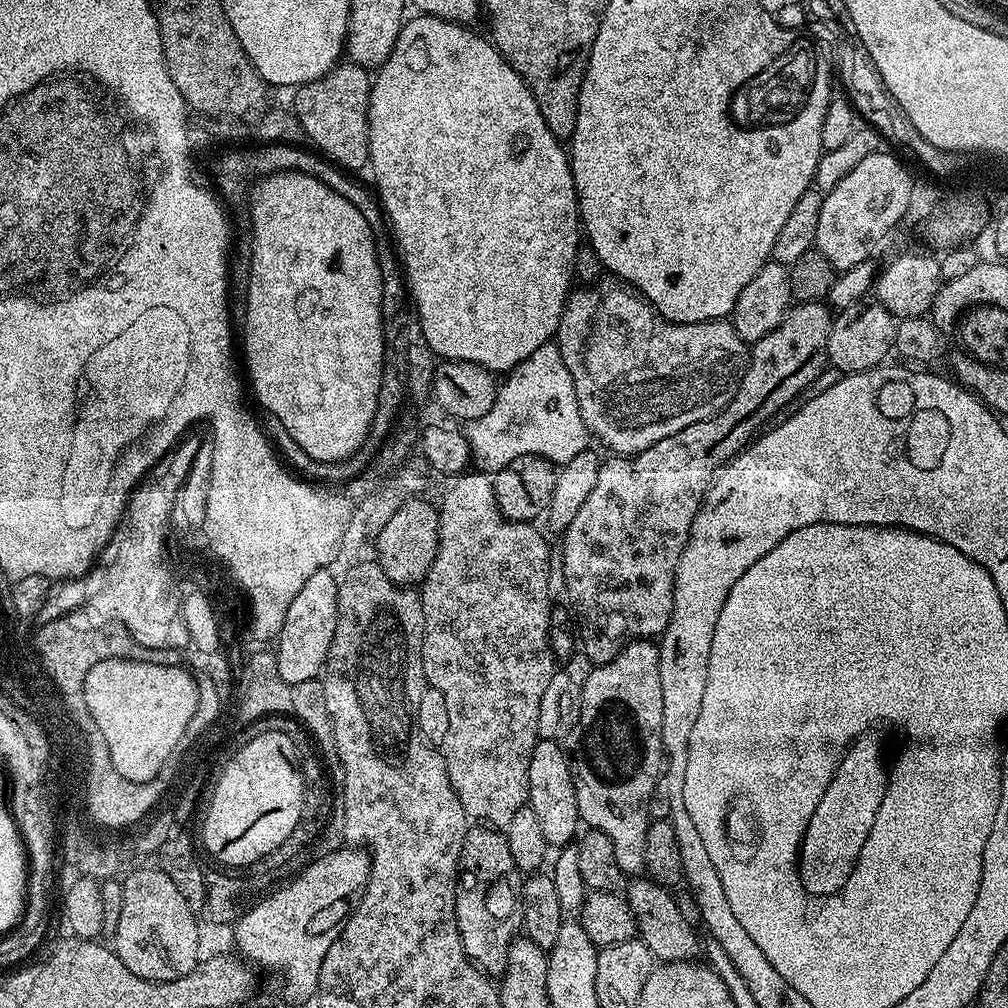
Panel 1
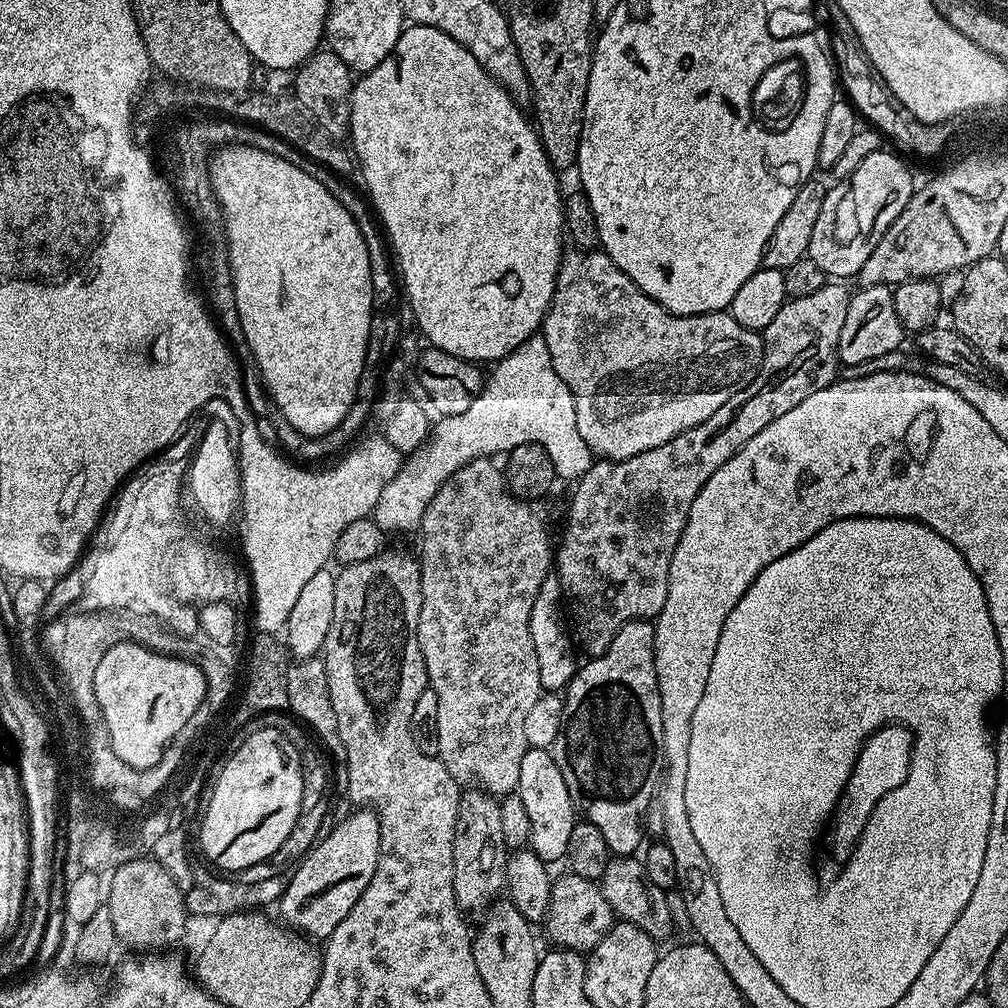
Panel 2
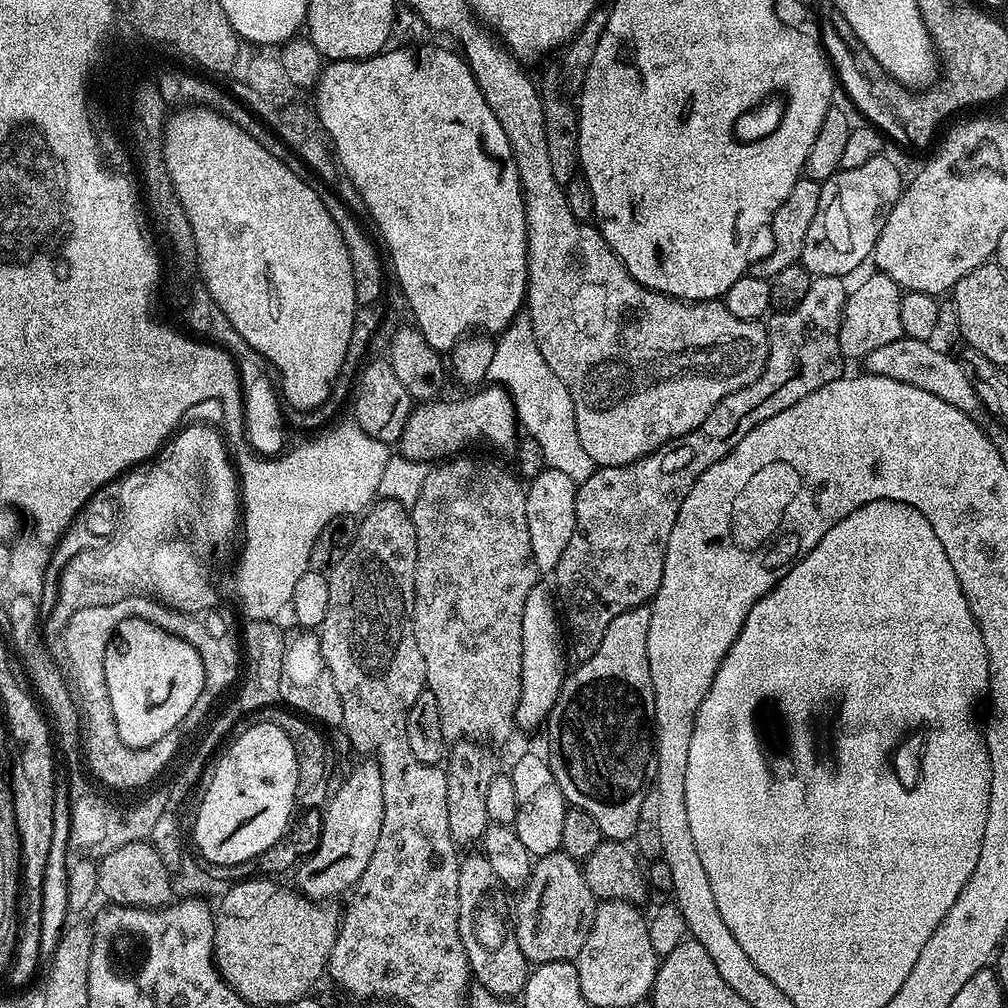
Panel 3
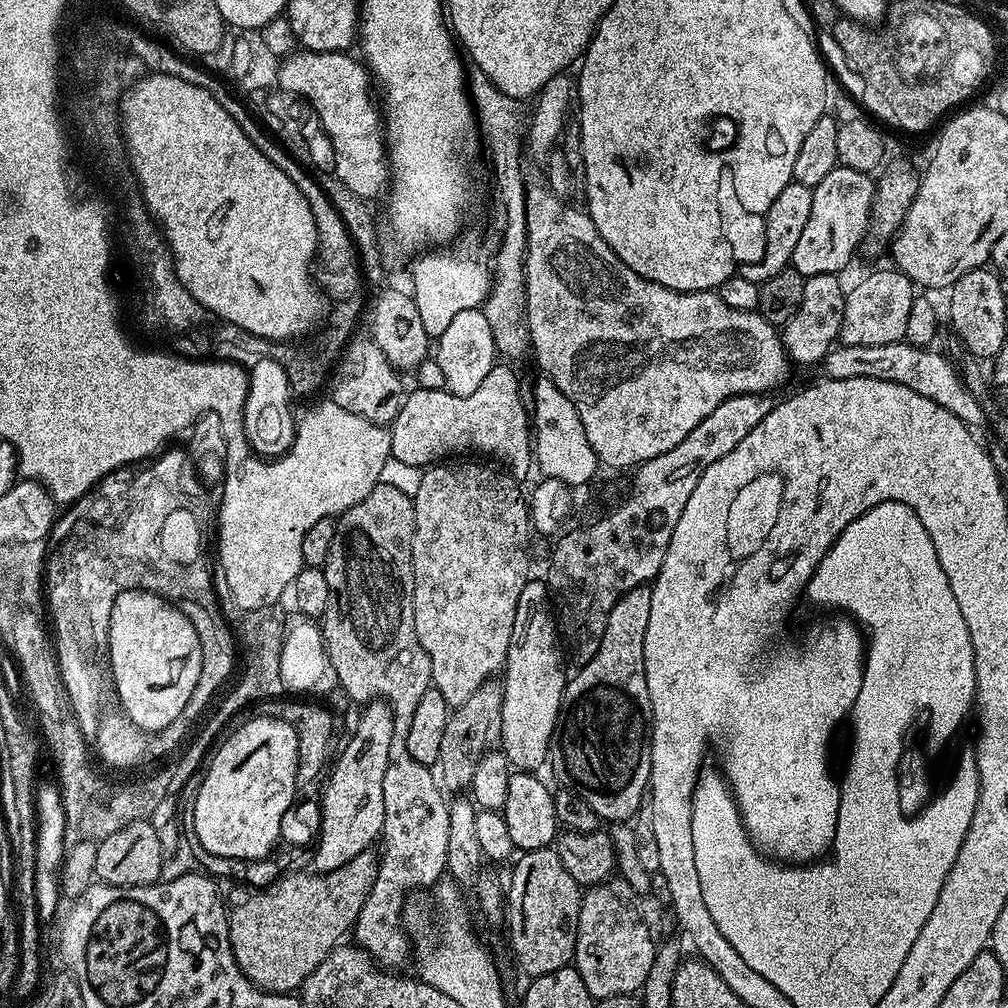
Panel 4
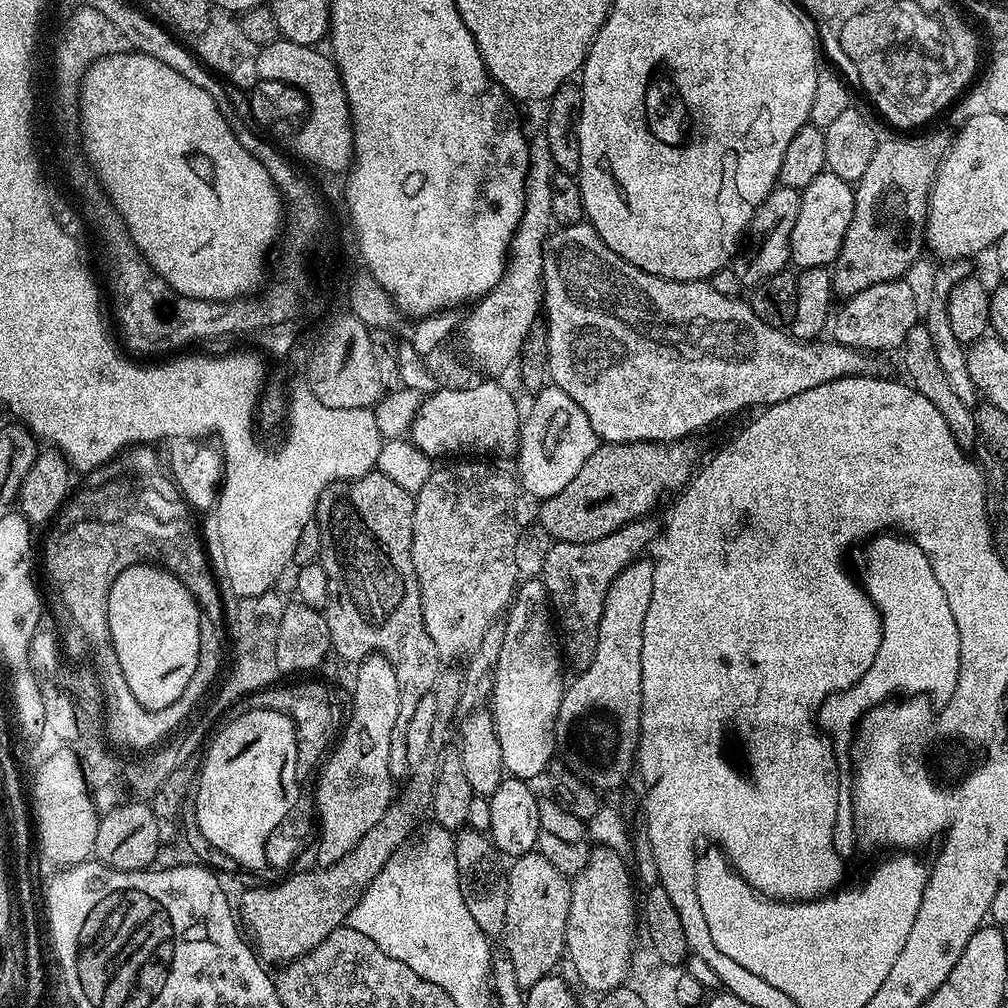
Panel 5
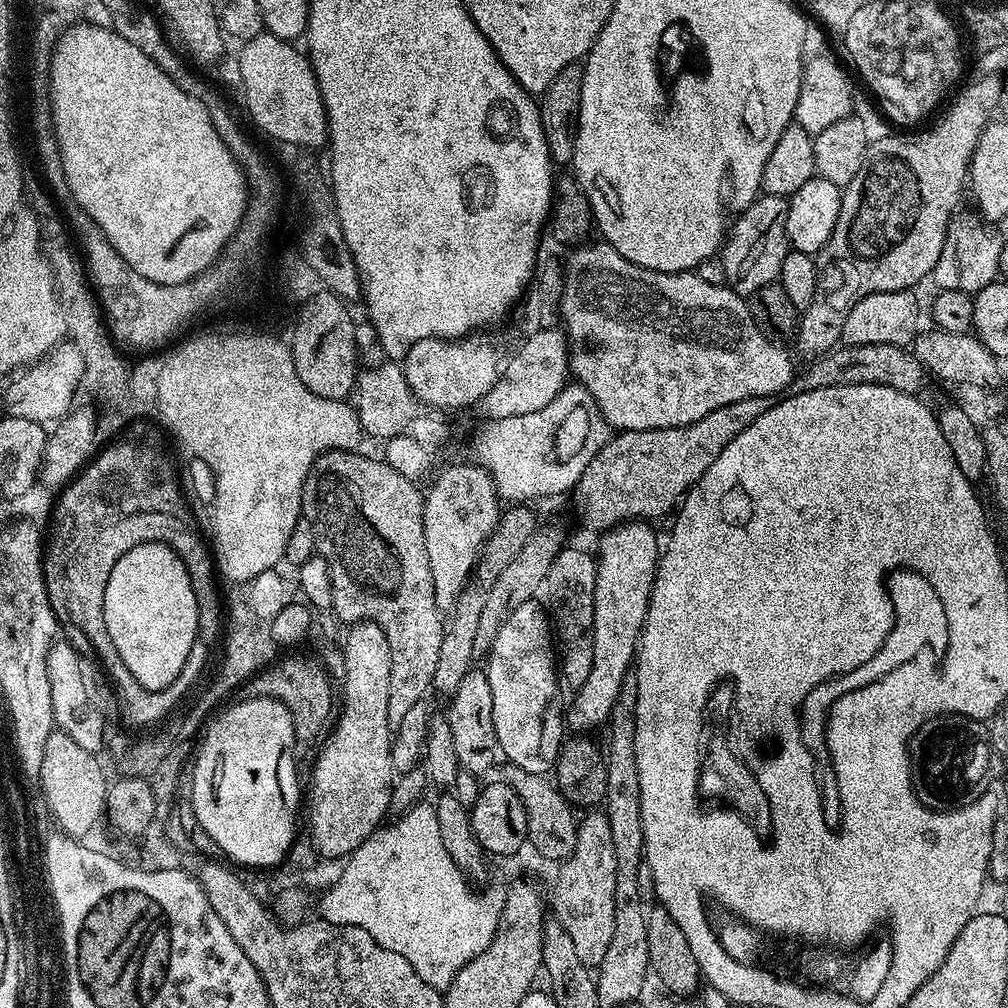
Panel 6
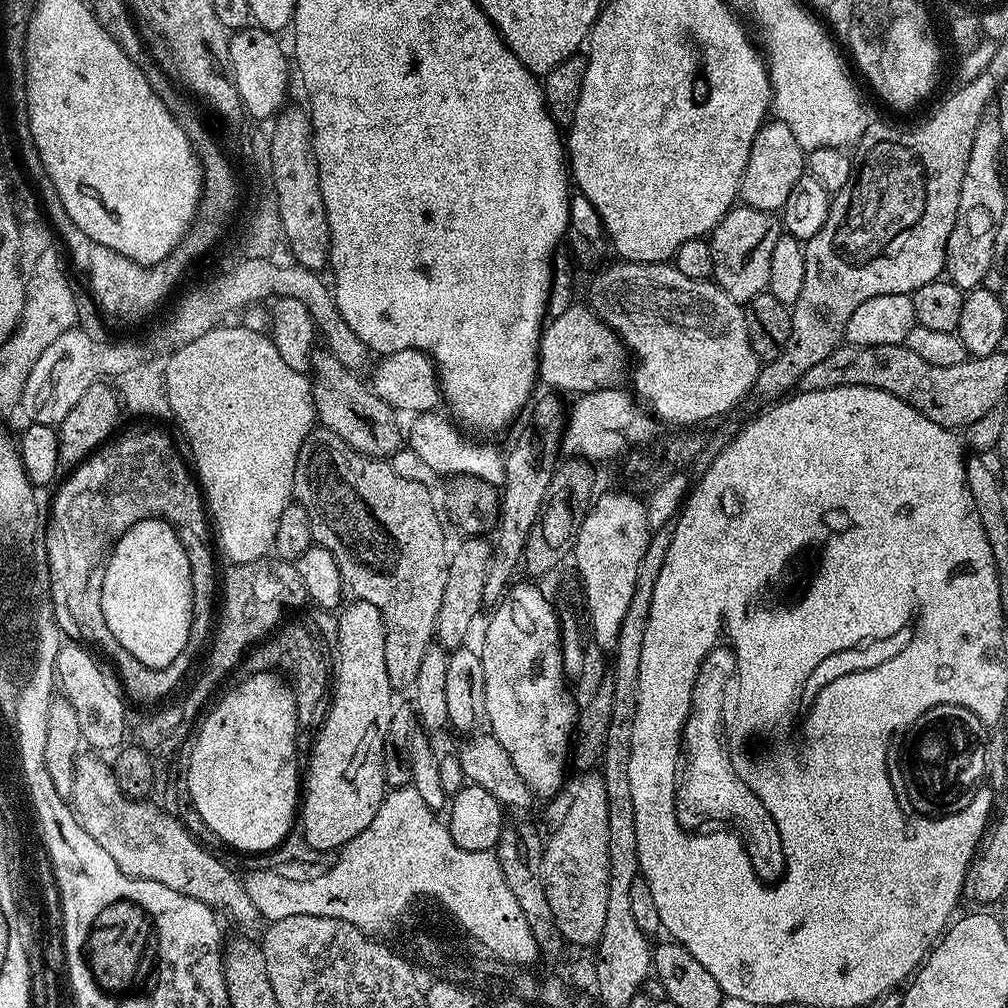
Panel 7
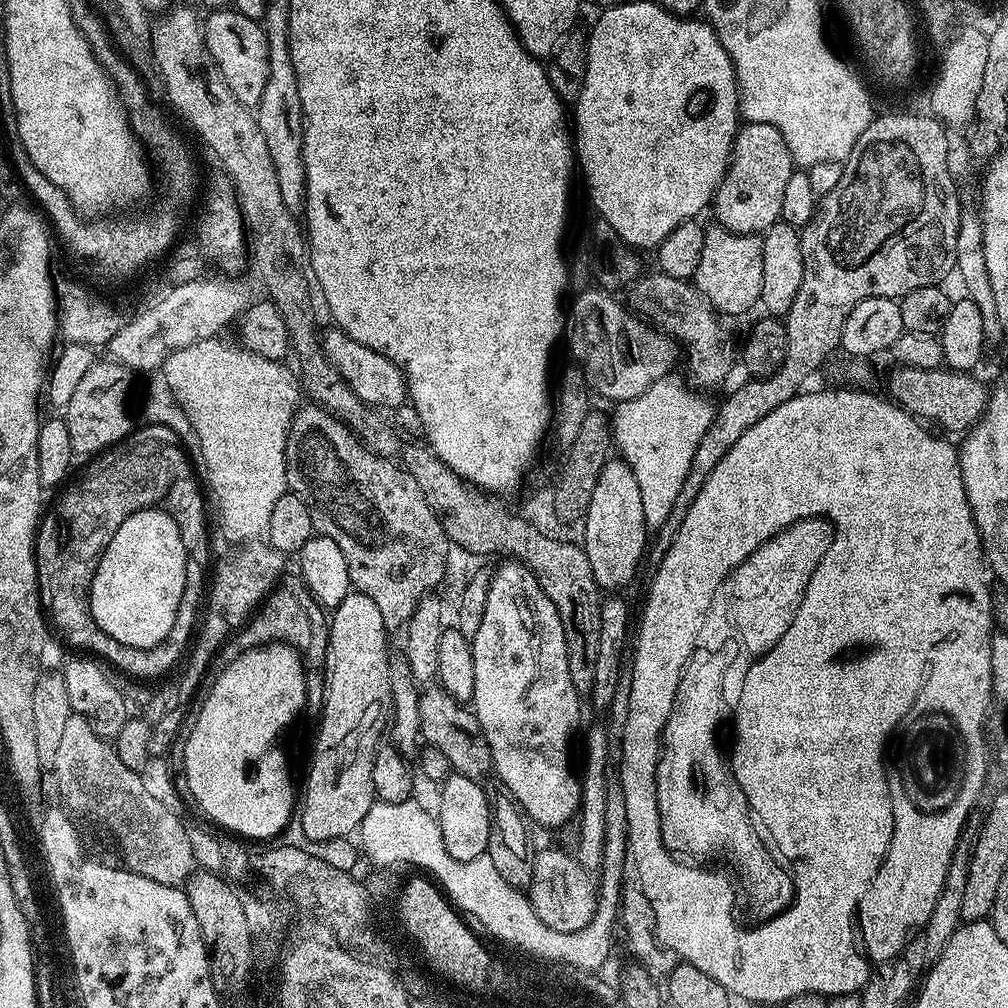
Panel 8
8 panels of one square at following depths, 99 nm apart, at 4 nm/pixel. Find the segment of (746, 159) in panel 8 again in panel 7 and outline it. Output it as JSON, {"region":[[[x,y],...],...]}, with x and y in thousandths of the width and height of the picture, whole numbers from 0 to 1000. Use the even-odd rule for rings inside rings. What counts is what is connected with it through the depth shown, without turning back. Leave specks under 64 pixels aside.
{"region":[[[769,117],[763,118],[754,126],[746,142],[740,169],[734,178],[733,197],[748,208],[773,211],[780,196],[784,196],[784,188],[792,185],[794,176],[799,171],[800,151],[792,145],[784,125]]]}

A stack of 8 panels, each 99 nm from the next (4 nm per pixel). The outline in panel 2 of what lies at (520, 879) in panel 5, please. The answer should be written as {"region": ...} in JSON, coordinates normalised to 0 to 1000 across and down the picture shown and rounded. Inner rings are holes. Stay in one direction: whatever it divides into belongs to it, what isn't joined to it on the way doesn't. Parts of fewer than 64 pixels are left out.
{"region":[[[566,867],[556,870],[553,868],[549,872],[546,899],[542,910],[544,929],[549,933],[549,938],[563,940],[564,944],[582,946],[589,938],[593,938],[593,935],[597,935],[597,931],[608,916],[607,900],[601,895],[592,874]]]}

